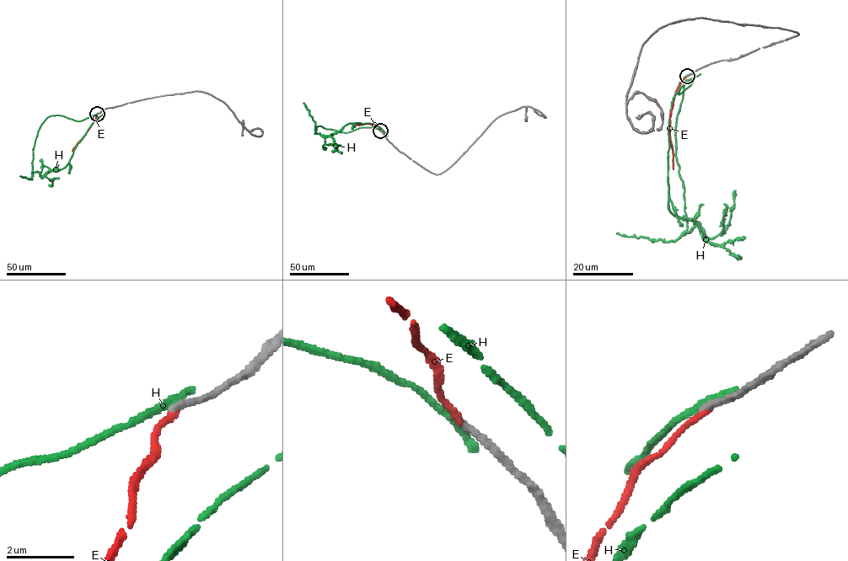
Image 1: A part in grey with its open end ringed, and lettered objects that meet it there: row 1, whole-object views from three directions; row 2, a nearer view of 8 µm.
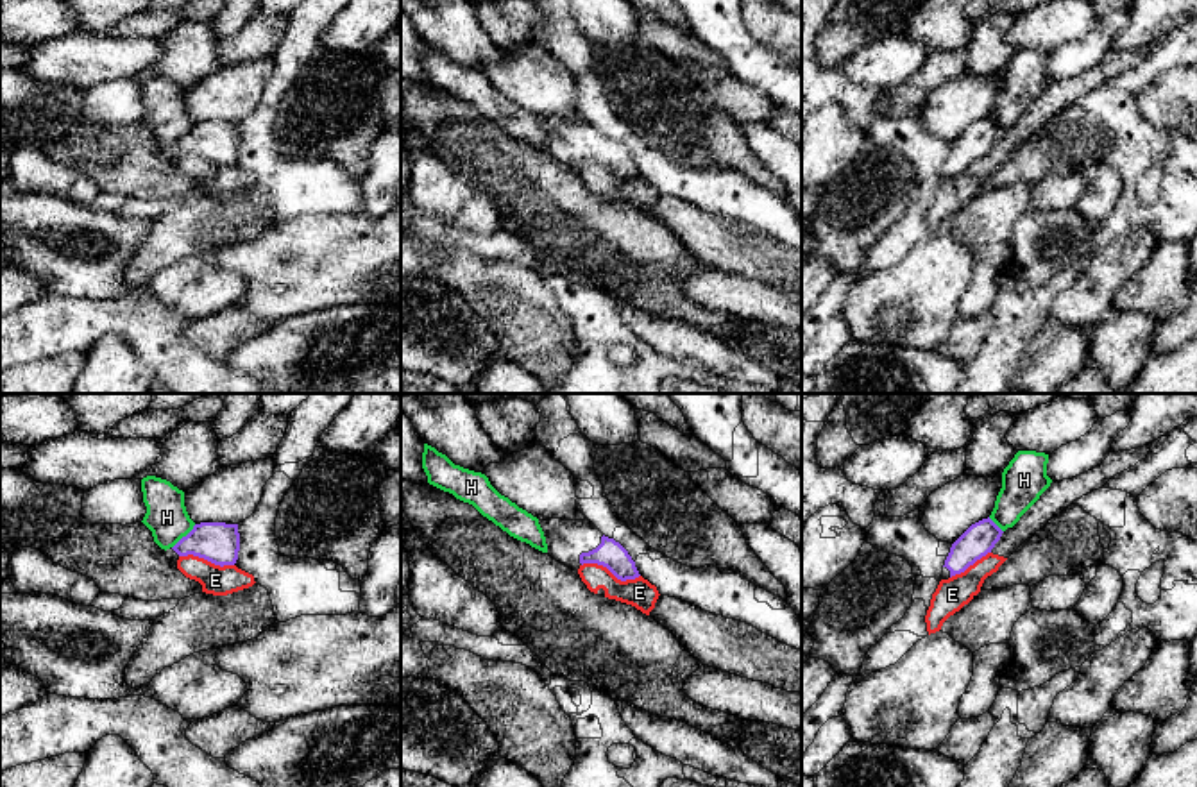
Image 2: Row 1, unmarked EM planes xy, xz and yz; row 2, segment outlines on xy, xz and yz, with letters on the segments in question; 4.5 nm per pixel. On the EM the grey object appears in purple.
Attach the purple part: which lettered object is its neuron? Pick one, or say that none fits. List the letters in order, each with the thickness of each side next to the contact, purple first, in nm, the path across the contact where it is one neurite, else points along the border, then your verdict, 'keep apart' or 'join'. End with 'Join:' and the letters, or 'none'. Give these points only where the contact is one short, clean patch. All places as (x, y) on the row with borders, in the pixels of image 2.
E: 120/140 nm | along xz (582, 564), (602, 564), (621, 580), (639, 576) | keep apart
H: 190/190 nm | keep apart
Join: none

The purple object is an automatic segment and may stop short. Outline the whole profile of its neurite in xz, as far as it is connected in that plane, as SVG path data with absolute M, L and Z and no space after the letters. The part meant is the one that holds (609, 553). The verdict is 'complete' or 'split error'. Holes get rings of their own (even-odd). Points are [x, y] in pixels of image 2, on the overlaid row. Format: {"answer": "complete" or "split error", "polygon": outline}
{"answer": "split error", "polygon": "M539 519L539 524L546 537L548 554L565 567L578 571L583 563L598 563L621 581L641 576L628 551L605 537L589 519Z"}

